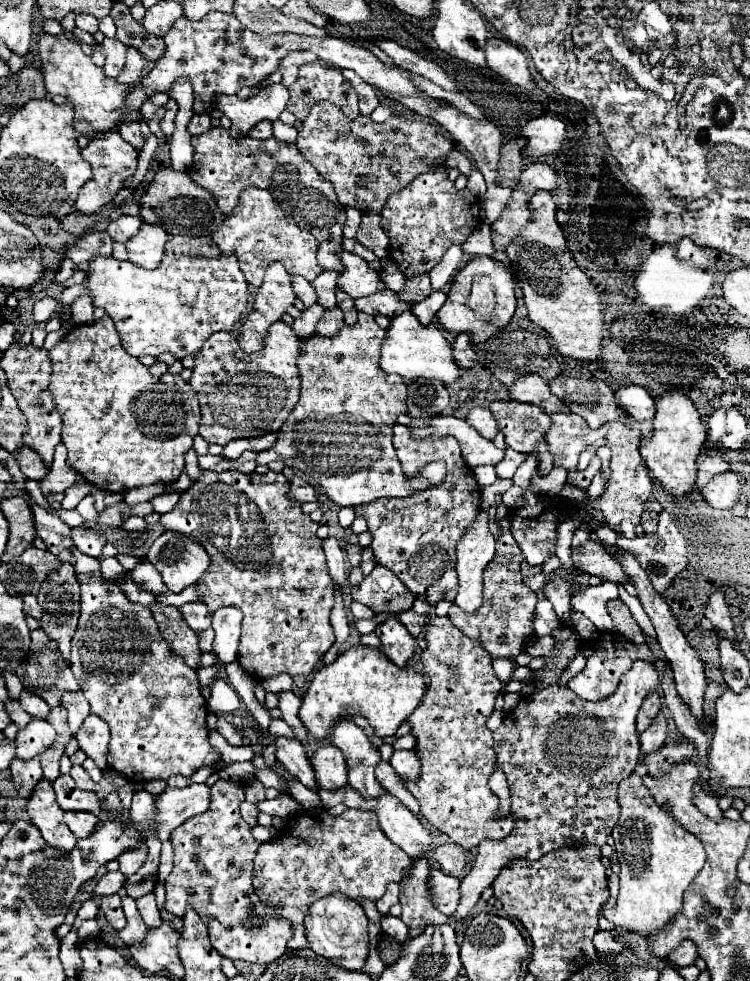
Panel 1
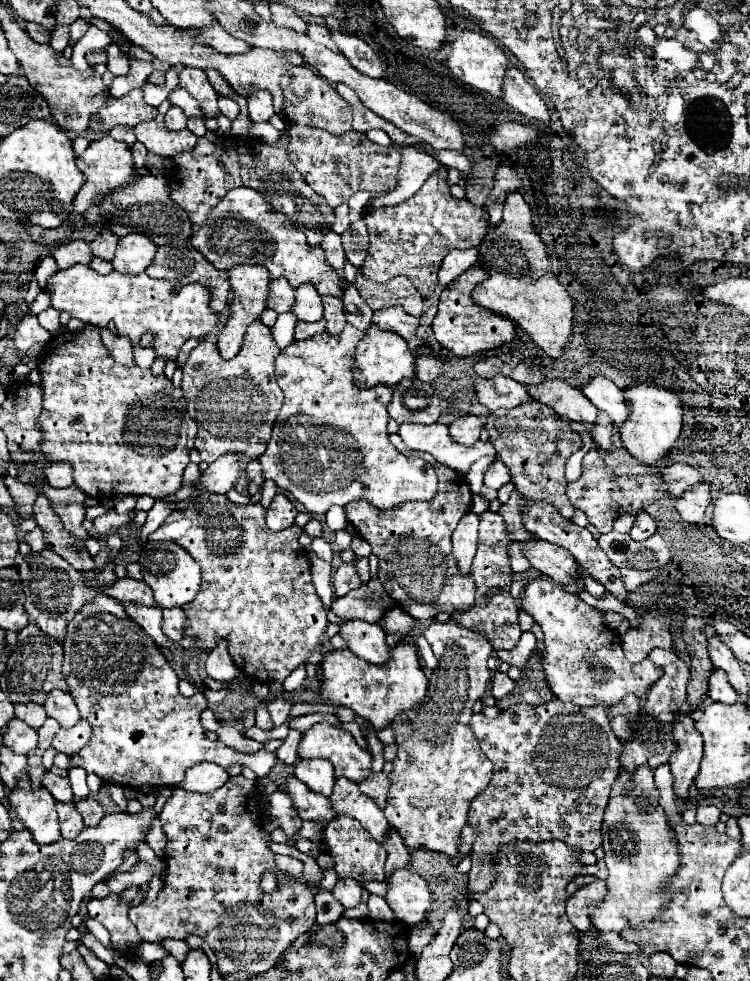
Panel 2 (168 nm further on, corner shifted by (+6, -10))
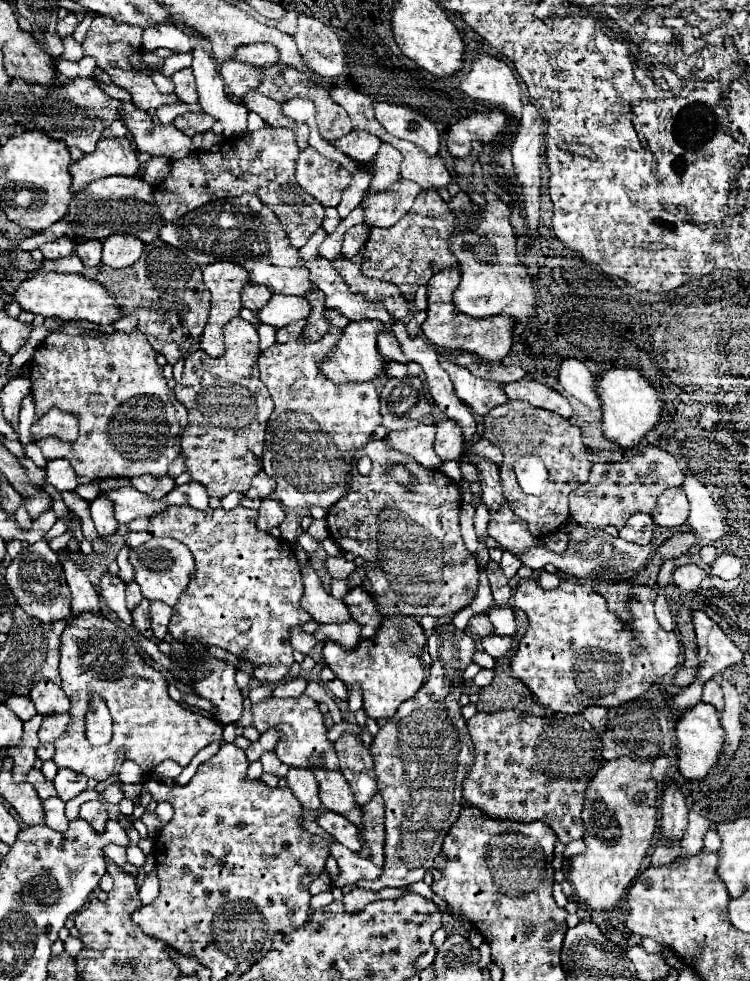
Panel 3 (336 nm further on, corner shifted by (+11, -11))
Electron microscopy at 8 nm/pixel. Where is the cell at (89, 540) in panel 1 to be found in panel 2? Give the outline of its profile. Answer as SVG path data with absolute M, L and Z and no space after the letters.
M52 501L52 509L62 519L64 529L70 535L74 535L78 541L86 541L90 537L88 531L82 527L84 513L86 513L86 507L82 503L54 503Z

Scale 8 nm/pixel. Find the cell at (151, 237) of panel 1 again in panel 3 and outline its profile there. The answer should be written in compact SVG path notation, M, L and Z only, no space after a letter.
M109 236L103 240L103 264L111 268L127 268L133 266L141 254L145 244L135 236Z

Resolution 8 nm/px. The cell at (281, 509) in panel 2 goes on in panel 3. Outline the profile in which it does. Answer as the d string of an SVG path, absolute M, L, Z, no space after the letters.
M265 498L261 508L259 508L259 520L257 520L257 528L259 530L271 530L271 528L277 528L285 518L285 510L281 508L279 500L273 500L273 498Z

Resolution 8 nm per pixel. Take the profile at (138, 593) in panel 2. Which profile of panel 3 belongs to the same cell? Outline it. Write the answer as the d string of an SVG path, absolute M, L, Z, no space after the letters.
M143 602L139 606L135 606L135 610L131 612L133 614L133 624L135 628L147 636L147 638L153 638L153 632L151 632L151 622L149 622L149 604Z

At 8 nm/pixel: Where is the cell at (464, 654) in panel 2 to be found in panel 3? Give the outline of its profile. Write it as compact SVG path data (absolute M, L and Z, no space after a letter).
M441 624L427 638L427 650L433 658L429 680L411 700L399 706L397 714L385 722L371 744L379 792L385 802L387 864L383 866L383 880L361 880L356 886L373 892L387 886L403 888L423 880L445 836L459 818L463 782L475 760L473 742L459 704L467 688L463 672L477 652L475 640L453 624Z

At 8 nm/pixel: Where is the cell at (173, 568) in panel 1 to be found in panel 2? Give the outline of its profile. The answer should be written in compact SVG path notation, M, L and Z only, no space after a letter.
M148 541L140 551L138 563L142 565L144 583L154 591L154 599L162 609L182 607L182 605L190 603L196 597L196 593L200 591L202 569L192 559L192 555L184 547L180 547L178 543L172 543L172 541Z

